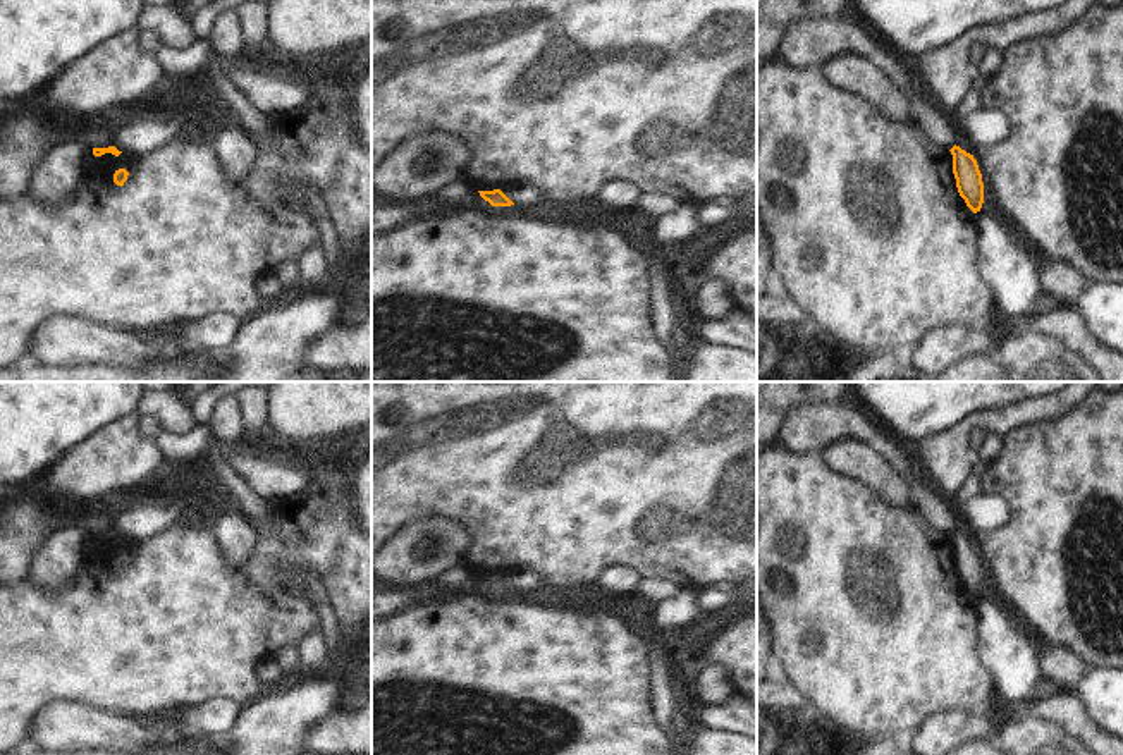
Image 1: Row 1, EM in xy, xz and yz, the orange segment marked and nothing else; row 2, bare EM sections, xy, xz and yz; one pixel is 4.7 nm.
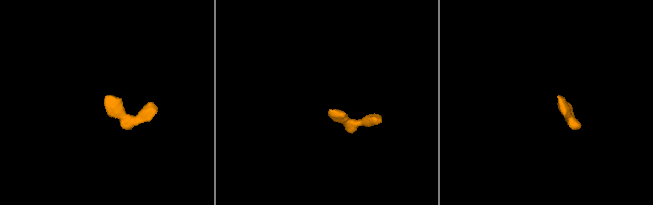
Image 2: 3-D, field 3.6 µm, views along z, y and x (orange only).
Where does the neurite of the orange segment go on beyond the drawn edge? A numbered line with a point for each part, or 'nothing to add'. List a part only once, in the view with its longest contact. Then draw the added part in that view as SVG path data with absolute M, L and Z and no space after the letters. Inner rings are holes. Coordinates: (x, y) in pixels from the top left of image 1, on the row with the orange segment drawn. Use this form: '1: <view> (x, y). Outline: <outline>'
nothing to add

